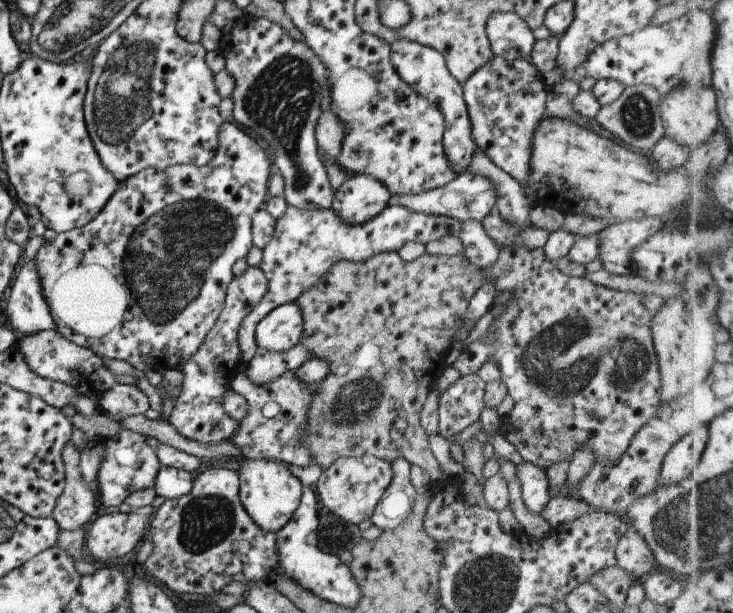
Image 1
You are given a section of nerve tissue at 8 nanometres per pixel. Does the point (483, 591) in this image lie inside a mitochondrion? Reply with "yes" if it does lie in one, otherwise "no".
yes

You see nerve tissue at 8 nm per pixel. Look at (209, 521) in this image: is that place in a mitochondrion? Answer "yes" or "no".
yes

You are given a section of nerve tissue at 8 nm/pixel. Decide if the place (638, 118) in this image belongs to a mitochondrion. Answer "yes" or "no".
yes

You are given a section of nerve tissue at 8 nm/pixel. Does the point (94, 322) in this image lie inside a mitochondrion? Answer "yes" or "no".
no

